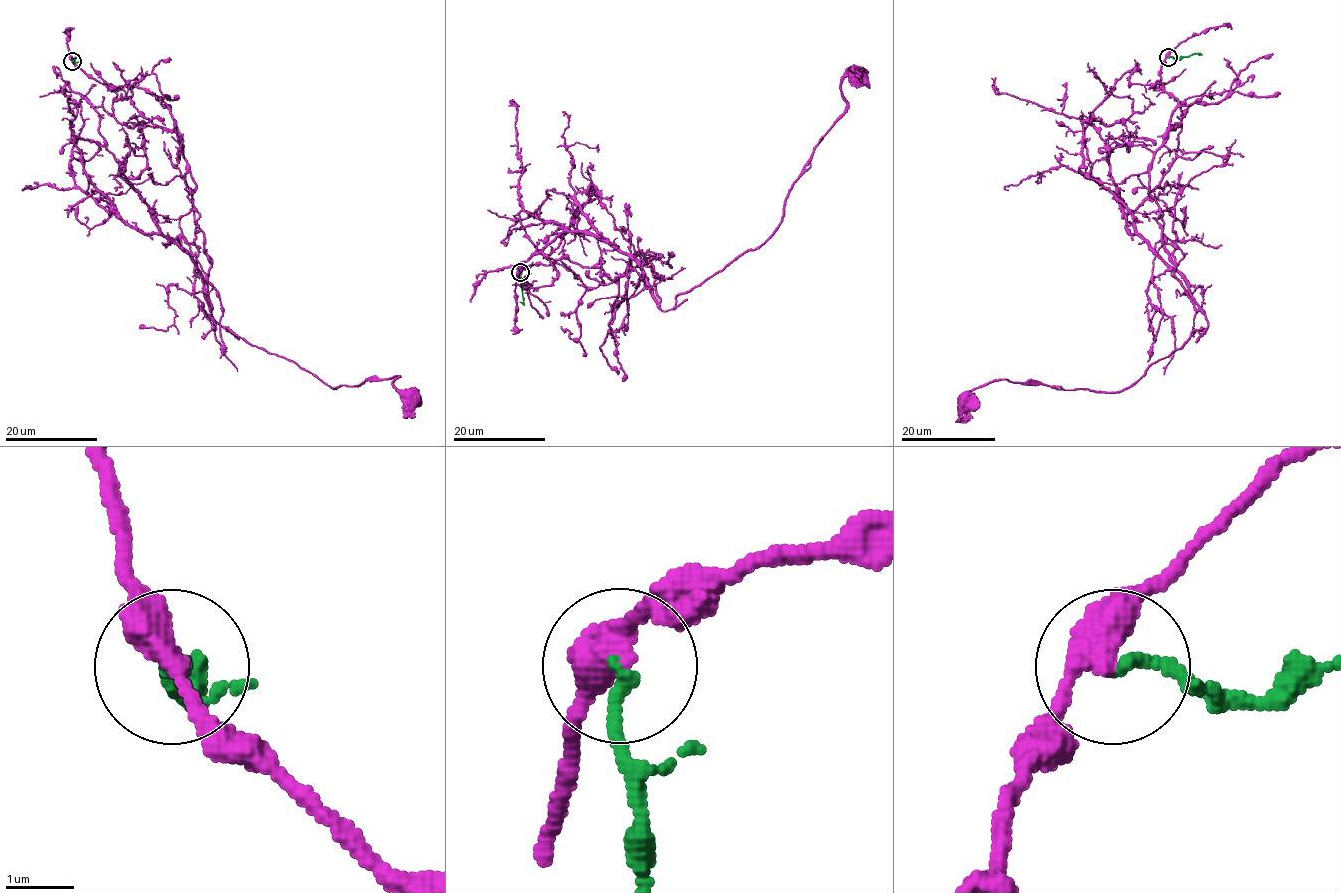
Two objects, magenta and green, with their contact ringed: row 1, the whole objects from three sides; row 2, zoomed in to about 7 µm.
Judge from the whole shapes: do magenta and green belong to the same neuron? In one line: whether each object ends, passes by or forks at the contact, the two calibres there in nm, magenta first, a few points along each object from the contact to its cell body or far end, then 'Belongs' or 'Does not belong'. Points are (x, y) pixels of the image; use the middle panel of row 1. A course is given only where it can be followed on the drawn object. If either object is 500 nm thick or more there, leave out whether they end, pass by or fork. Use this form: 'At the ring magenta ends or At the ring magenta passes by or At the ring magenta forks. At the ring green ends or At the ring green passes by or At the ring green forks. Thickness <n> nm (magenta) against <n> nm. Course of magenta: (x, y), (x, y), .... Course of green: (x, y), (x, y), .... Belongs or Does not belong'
At the ring magenta passes by. At the ring green ends. Thickness 400 nm (magenta) against 200 nm. Course of magenta: (520, 272), (568, 258), (616, 281), (643, 253), (666, 311), (769, 237), (844, 112), (840, 82), (858, 72). Course of green: (520, 272), (523, 299), (520, 302). Does not belong

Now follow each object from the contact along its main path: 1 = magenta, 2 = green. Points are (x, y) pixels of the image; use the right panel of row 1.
1: (1168, 56), (1154, 87), (1177, 104), (1149, 193), (1174, 276), (1208, 325), (1121, 390), (992, 380), (964, 402)
2: (1168, 56), (1181, 59), (1196, 53), (1199, 55)

